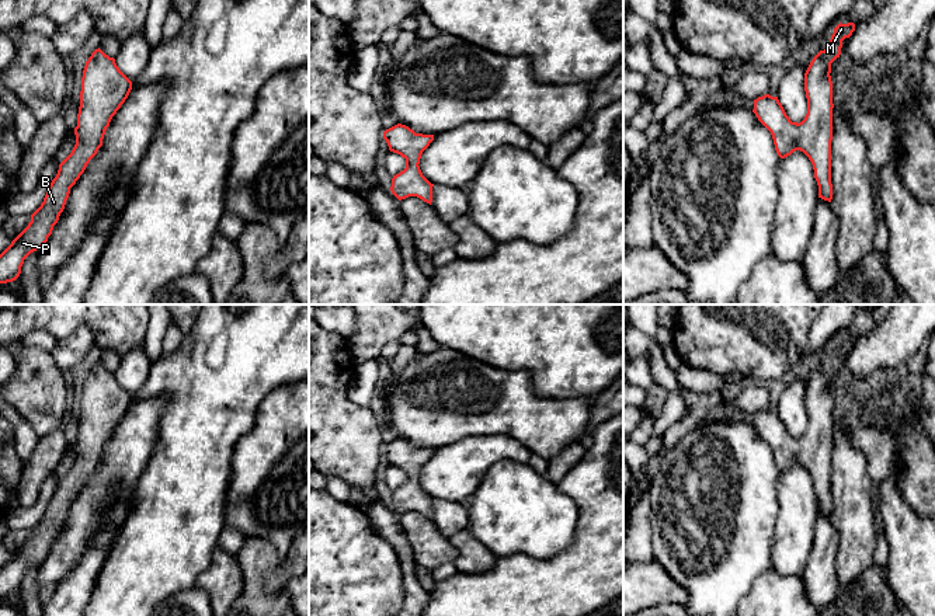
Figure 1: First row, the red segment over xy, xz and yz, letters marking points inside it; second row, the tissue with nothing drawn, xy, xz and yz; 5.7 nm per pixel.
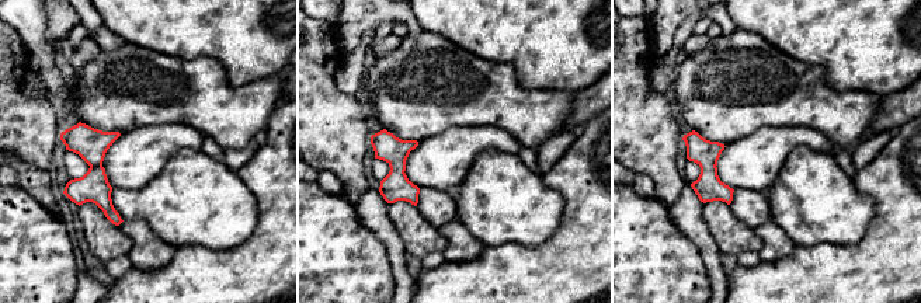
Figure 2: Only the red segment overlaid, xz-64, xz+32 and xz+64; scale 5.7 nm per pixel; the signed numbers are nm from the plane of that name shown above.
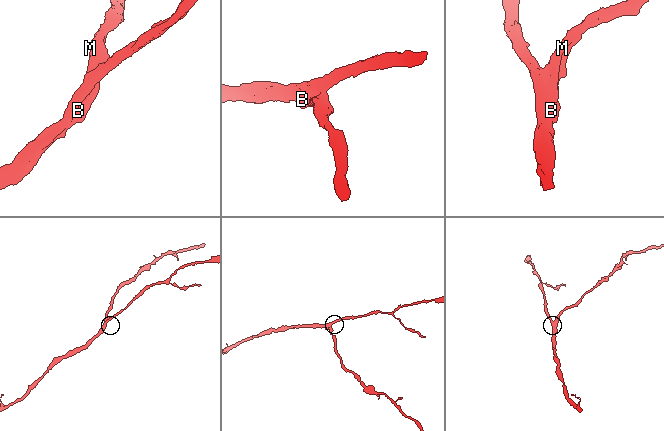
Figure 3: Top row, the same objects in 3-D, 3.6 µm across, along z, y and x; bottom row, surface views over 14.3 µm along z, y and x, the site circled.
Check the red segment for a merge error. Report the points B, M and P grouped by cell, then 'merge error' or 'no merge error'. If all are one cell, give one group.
B M P; no merge error

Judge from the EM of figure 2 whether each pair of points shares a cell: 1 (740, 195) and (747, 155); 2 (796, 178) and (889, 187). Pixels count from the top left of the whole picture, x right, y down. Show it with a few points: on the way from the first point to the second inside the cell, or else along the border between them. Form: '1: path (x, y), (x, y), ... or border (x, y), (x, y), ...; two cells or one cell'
1: border (734, 188), (765, 192); two cells
2: border (851, 176), (855, 185), (872, 199), (875, 209); two cells

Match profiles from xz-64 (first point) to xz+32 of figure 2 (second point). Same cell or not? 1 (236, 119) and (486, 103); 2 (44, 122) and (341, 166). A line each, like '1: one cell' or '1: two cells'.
1: one cell
2: one cell

